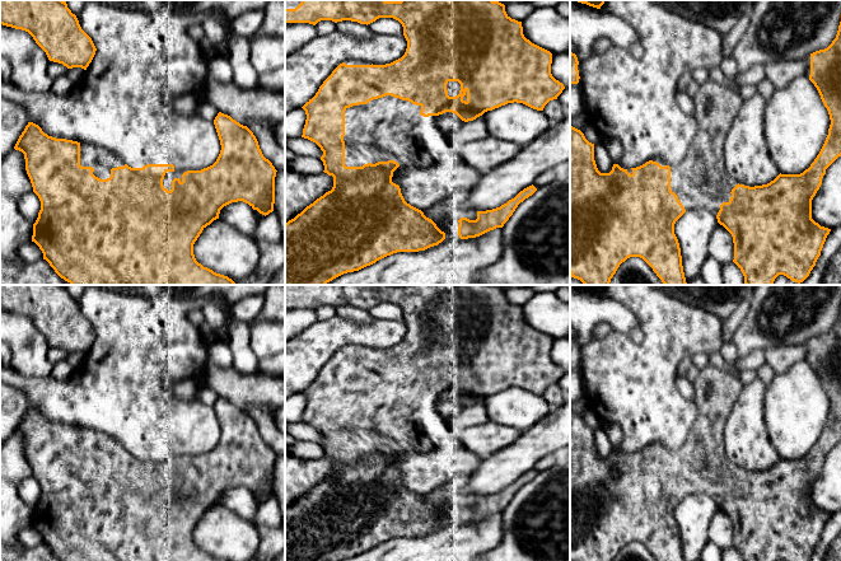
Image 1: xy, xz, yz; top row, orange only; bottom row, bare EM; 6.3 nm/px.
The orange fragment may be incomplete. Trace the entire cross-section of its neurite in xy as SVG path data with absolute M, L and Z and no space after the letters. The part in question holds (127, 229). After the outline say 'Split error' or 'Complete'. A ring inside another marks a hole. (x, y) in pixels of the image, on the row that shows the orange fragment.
M221 112L215 117L214 125L221 145L216 162L201 170L184 172L181 179L174 178L172 181L172 190L168 191L163 186L163 179L167 172L174 172L173 164L146 164L142 168L131 168L107 149L48 136L38 125L28 122L14 149L24 154L27 174L31 179L33 192L41 201L41 210L36 223L33 224L32 242L34 242L42 251L43 260L50 263L61 279L71 285L235 285L235 282L228 276L216 274L198 263L193 254L193 244L202 230L214 220L219 219L220 210L232 202L243 201L265 216L272 212L275 204L275 177L277 170L272 163L263 156L256 136L247 126L240 125L230 116Z. Split error

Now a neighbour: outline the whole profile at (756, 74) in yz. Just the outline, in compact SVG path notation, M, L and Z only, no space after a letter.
M754 65L743 74L737 74L734 81L739 89L743 85L757 85L762 80L767 79L763 65Z

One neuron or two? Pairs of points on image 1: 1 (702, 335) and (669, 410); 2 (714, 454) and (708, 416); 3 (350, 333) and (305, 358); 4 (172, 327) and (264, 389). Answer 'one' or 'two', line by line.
1: one
2: one
3: one
4: two

